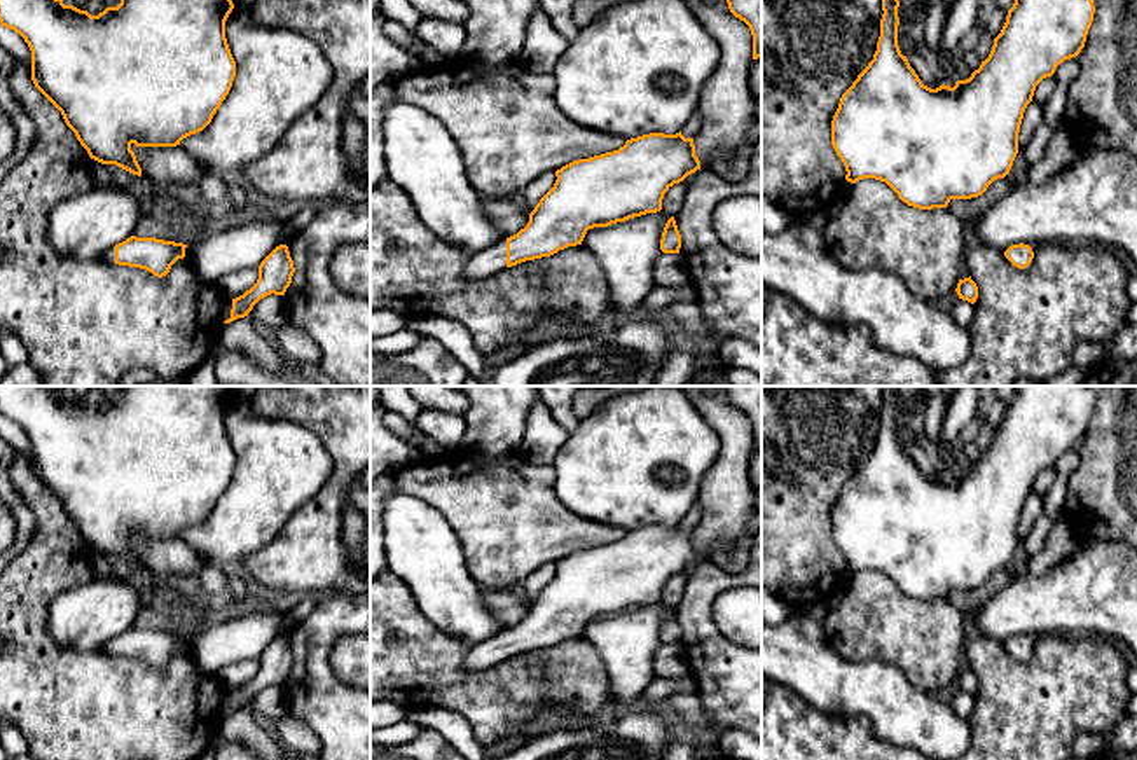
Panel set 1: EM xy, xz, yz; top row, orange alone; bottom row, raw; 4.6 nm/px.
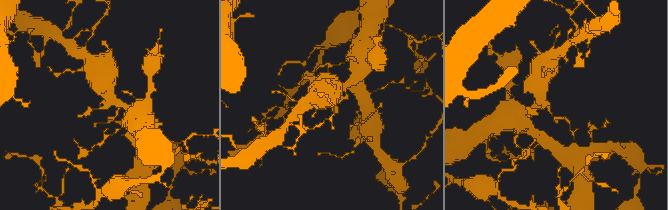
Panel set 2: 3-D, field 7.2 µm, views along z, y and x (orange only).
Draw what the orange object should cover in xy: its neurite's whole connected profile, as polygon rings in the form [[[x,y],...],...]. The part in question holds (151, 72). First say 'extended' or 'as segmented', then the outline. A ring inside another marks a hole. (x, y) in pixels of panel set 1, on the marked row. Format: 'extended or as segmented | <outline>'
as segmented | [[[0,0],[0,24],[19,33],[31,51],[31,80],[61,112],[89,157],[141,176],[131,145],[176,147],[203,131],[220,108],[236,77],[225,38],[232,0],[121,0],[98,16],[63,0]]]

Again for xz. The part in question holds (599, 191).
extended | [[[650,133],[613,152],[573,161],[555,171],[554,187],[524,229],[473,253],[465,276],[491,278],[526,260],[582,245],[589,229],[662,210],[664,194],[700,169],[693,138]]]

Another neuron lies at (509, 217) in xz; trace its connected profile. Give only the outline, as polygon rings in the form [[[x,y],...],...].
[[[491,199],[491,218],[503,236],[510,238],[527,225],[529,213],[510,199]]]

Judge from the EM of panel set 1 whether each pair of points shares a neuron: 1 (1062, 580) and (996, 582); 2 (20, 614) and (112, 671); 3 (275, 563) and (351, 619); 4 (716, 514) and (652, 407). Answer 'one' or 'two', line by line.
1: two
2: one
3: two
4: two

